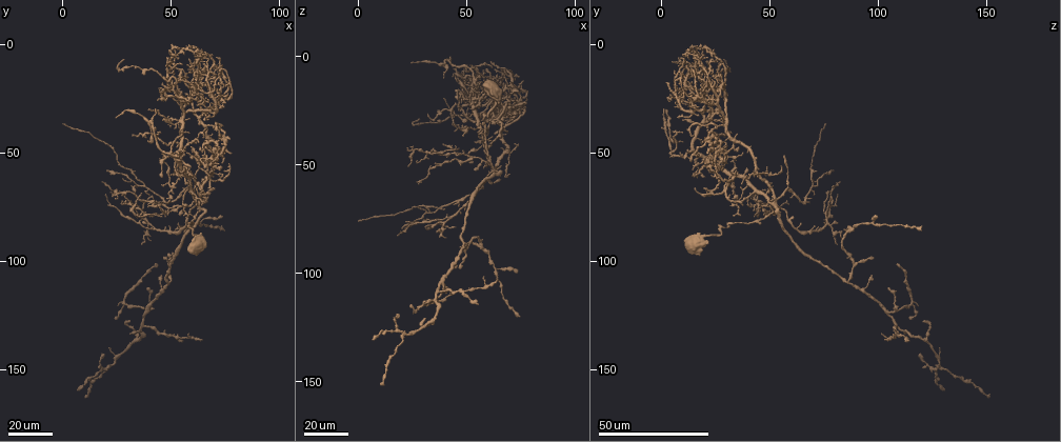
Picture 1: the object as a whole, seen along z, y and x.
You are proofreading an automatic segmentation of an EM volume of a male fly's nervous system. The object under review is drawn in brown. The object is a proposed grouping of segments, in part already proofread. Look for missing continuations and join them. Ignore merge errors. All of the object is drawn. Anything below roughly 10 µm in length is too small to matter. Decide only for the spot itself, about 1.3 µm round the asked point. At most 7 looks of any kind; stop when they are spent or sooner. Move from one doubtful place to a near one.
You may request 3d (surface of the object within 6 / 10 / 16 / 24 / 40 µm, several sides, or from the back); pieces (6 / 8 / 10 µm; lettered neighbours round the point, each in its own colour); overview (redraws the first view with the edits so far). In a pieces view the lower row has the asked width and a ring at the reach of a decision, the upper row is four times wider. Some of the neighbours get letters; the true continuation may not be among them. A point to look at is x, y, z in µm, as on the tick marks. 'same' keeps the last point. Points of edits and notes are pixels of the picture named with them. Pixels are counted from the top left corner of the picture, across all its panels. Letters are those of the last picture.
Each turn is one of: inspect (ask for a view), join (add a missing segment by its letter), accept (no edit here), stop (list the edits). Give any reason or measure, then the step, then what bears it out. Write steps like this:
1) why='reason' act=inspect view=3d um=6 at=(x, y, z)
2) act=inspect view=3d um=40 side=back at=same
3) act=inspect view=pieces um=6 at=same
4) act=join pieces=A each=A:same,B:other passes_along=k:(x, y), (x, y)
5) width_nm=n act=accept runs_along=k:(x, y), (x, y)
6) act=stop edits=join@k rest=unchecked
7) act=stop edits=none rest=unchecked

why='an open end' act=inspect view=3d um=40 at=(62, 46, 19)

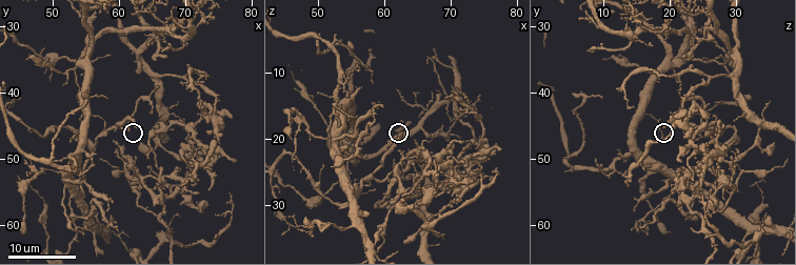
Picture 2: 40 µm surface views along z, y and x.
act=inspect view=pieces um=6 at=(62.5, 45.5, 19.0)

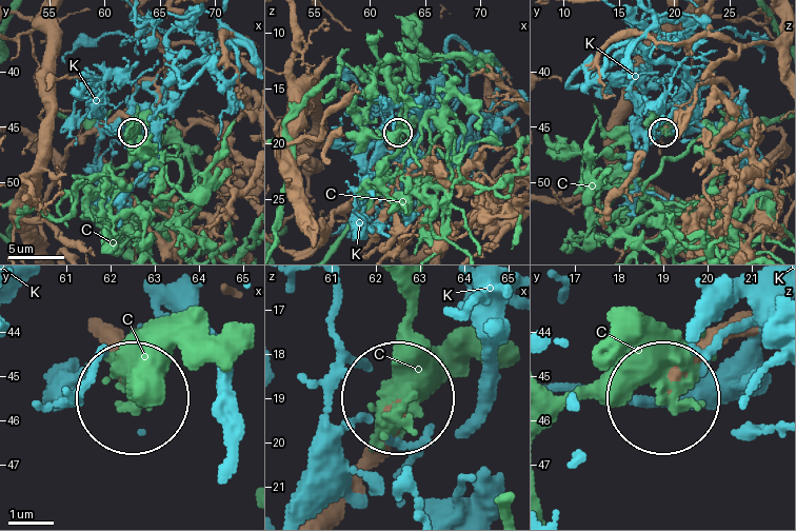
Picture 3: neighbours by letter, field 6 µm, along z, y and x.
act=accept each=C:other,K:other found='none of them fits'

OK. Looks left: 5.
why='tapers out' act=inspect view=3d um=40 at=(64, 12, 6)

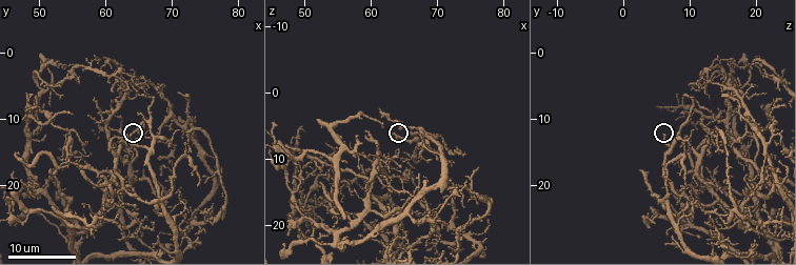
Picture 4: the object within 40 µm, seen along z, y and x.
act=inspect view=3d um=10 at=(63.0, 12.0, 6.0)

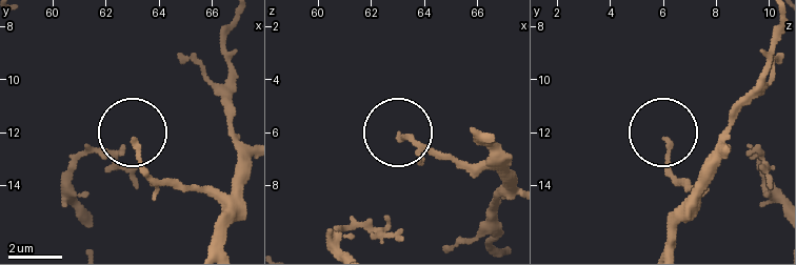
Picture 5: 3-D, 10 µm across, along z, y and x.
act=inspect view=pieces um=6 at=(63.1, 12.5, 6.3)

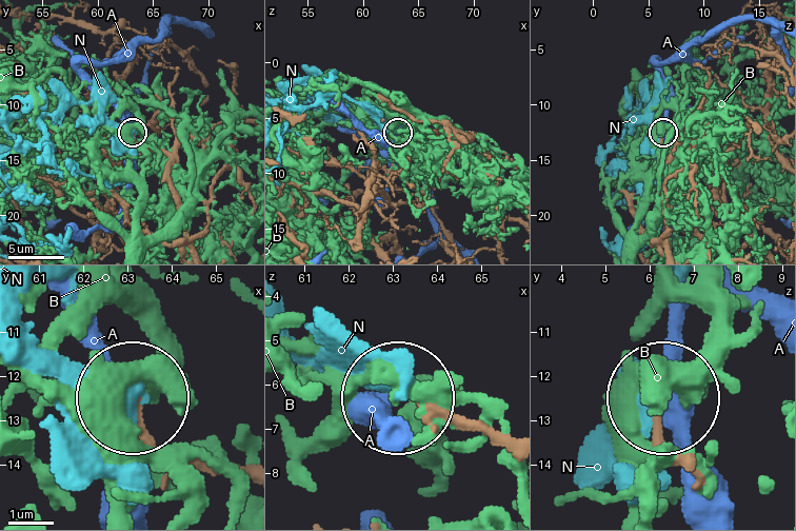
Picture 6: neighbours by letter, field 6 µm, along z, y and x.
width_nm=190 act=accept each=A:other,B:other,N:other runs_along=6:(194, 246), (167, 173), (167, 158), (139, 144), (132, 134) found='none of them fits'

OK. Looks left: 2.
act=inspect view=3d um=24 at=(59.5, 18.5, 6.0)

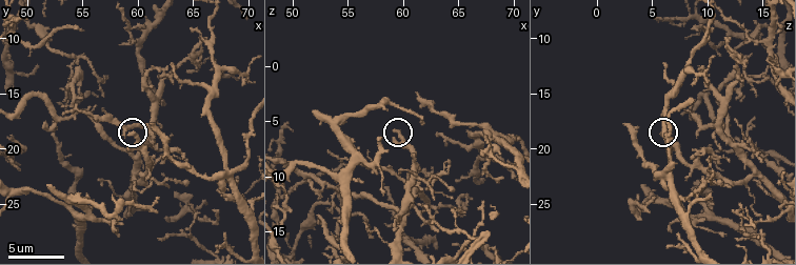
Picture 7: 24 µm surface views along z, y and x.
act=inspect view=pieces um=10 at=(59.4, 18.8, 6.0)

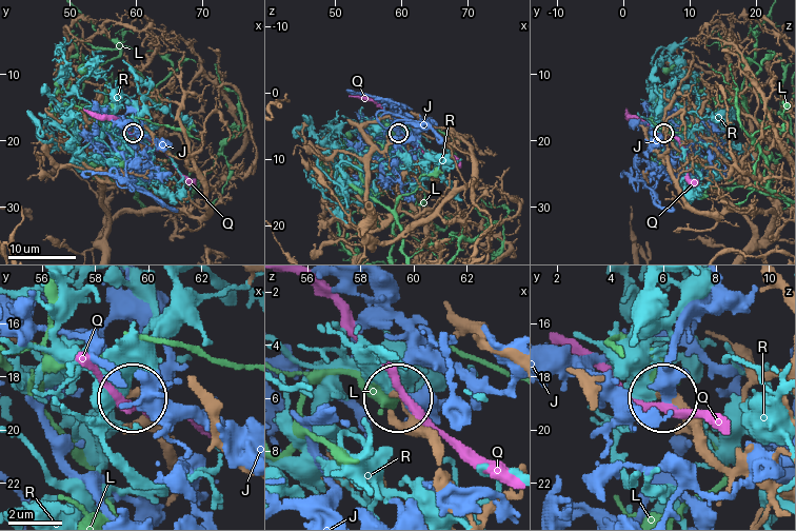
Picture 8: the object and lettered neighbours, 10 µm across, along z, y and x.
act=accept each=J:other,L:other,Q:other,R:other runs_along=8:(772, 492), (731, 470), (665, 397) found='no lettered segment goes on from it'

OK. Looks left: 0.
act=stop edits=none rest=unchecked

